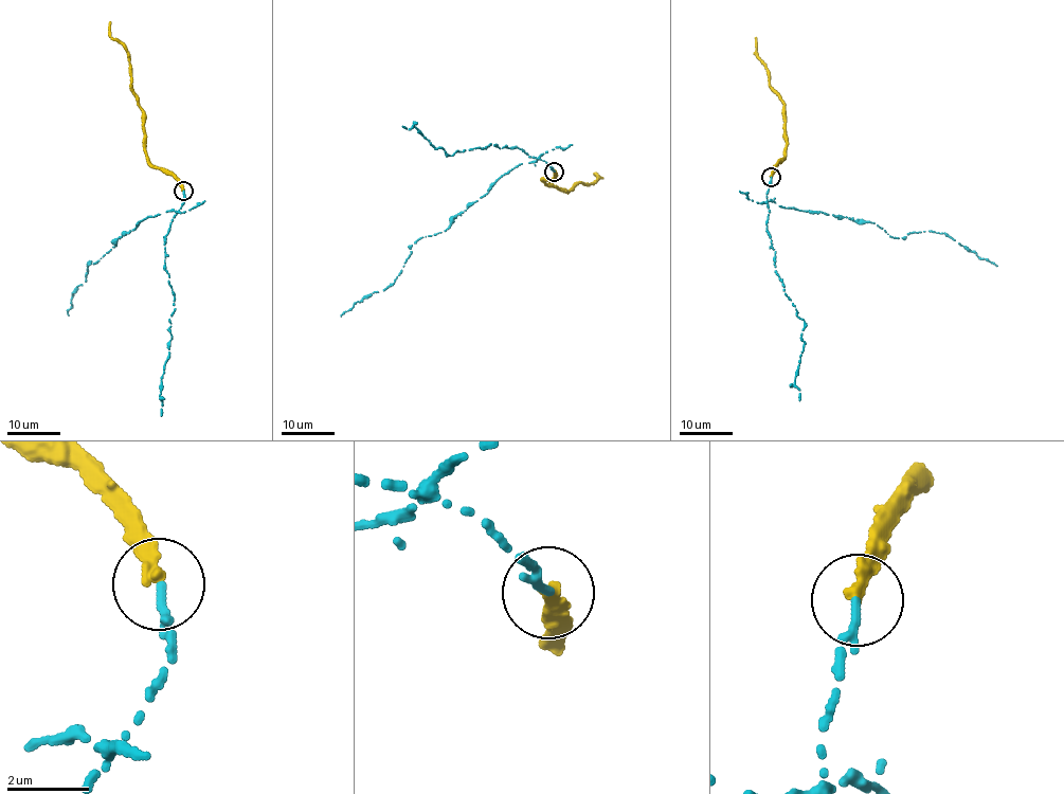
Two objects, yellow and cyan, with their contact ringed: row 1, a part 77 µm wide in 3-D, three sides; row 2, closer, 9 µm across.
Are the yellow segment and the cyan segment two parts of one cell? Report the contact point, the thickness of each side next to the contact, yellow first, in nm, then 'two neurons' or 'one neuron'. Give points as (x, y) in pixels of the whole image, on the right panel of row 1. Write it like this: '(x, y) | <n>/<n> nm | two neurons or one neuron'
(771, 177) | 320/200 nm | two neurons

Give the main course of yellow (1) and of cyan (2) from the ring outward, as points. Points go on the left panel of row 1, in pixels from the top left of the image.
1: (183, 191), (172, 175), (148, 162), (143, 109), (131, 84), (131, 66), (126, 47), (111, 37), (109, 22)
2: (183, 191), (177, 212), (143, 219), (98, 262), (89, 260), (69, 314)

